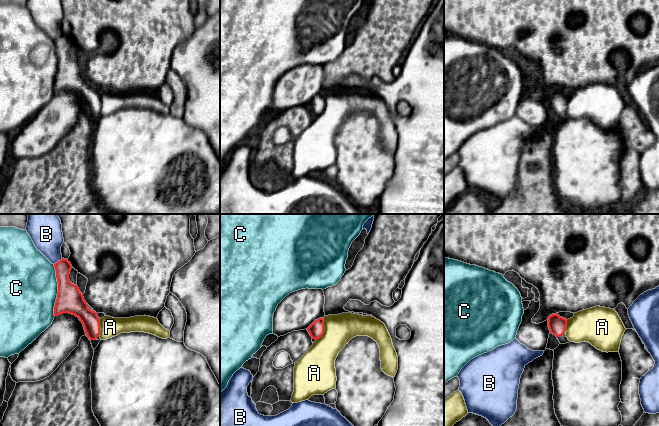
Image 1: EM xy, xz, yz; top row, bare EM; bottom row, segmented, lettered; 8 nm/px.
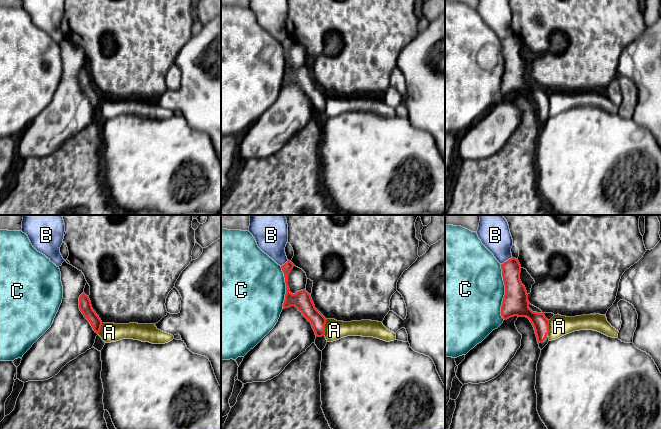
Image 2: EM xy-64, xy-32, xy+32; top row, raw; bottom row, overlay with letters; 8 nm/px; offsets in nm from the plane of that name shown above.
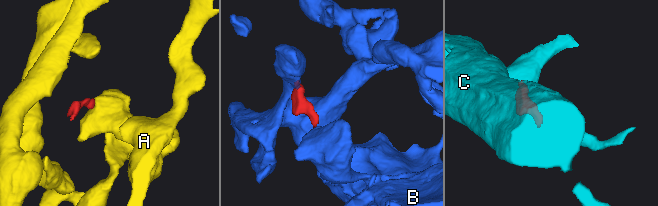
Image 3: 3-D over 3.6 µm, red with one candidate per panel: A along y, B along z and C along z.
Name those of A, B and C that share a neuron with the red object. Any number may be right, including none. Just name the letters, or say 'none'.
none

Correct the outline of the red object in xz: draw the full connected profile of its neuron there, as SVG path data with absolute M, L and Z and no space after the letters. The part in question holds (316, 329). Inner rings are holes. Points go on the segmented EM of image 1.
M319 318L315 320L308 328L307 331L309 332L312 339L319 339L324 334L324 319Z

